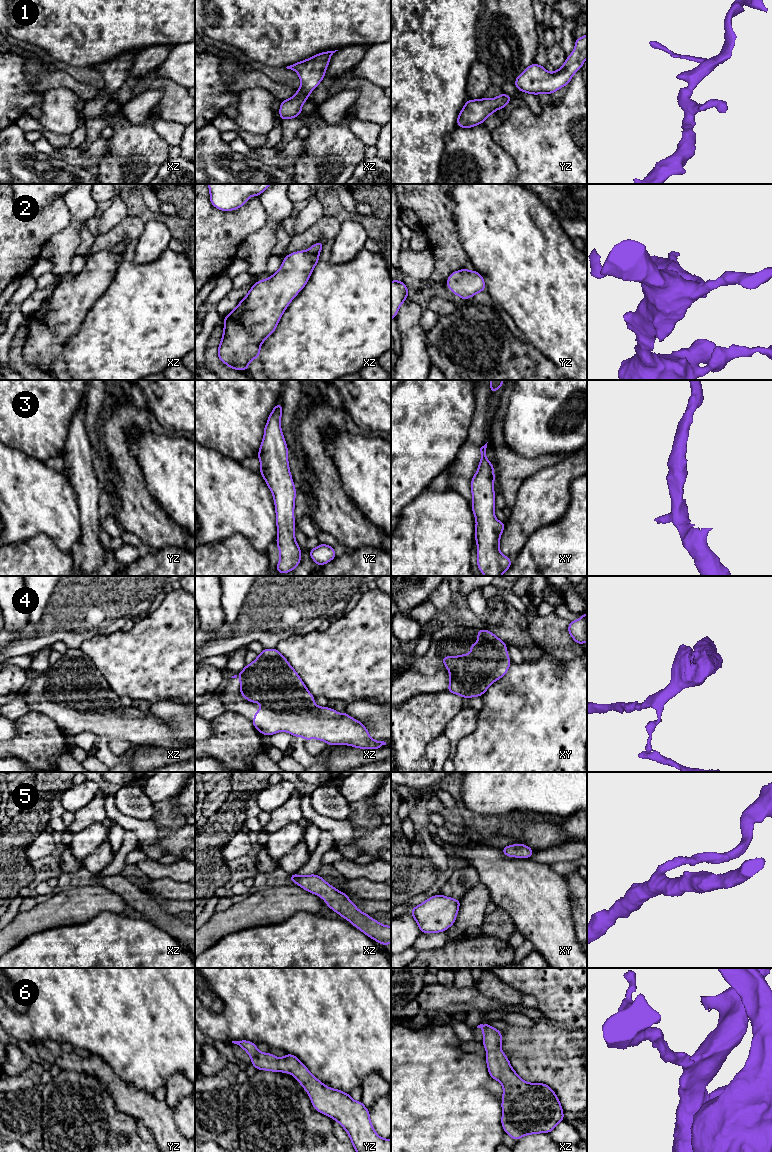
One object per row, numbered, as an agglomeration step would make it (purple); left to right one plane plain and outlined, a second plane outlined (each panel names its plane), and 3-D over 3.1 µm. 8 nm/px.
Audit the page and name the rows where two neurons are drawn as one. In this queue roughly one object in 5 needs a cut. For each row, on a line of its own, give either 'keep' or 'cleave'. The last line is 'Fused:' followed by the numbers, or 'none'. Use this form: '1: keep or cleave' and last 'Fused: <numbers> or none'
1: keep
2: keep
3: keep
4: keep
5: keep
6: keep
Fused: none

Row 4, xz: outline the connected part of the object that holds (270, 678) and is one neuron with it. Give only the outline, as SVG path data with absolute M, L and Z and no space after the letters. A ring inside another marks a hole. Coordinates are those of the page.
M265 648L252 663L245 665L239 674L231 678L237 678L238 676L240 677L240 694L250 702L262 704L262 708L256 711L254 719L251 721L260 734L271 736L284 731L294 737L303 737L305 741L318 739L332 746L350 745L360 749L380 749L383 745L386 745L384 741L373 740L364 724L350 717L346 712L339 714L336 710L329 707L317 706L314 703L315 698L309 692L298 673L276 648Z

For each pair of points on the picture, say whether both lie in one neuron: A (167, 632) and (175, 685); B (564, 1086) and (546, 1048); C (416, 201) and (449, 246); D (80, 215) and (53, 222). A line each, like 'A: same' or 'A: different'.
A: same
B: same
C: same
D: different

